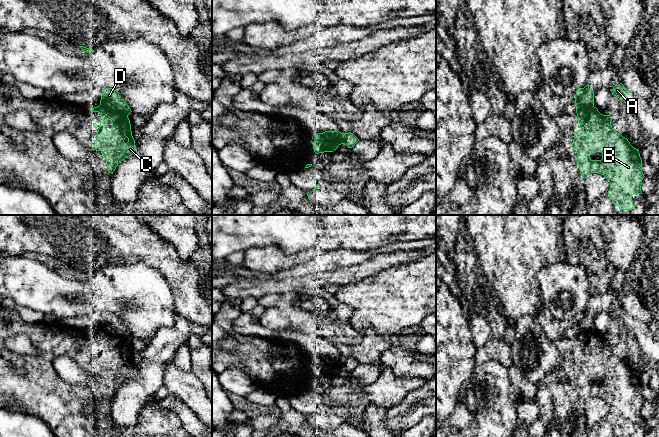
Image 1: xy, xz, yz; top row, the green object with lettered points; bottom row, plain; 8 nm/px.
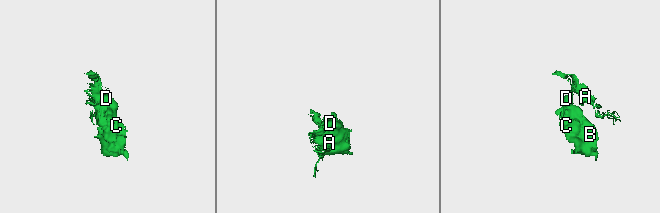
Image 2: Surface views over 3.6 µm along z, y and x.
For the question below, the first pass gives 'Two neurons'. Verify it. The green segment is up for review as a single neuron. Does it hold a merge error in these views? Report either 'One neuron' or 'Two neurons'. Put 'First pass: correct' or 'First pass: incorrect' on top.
First pass: correct
Two neurons

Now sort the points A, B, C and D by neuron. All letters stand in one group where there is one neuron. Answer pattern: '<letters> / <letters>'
A D / B C

